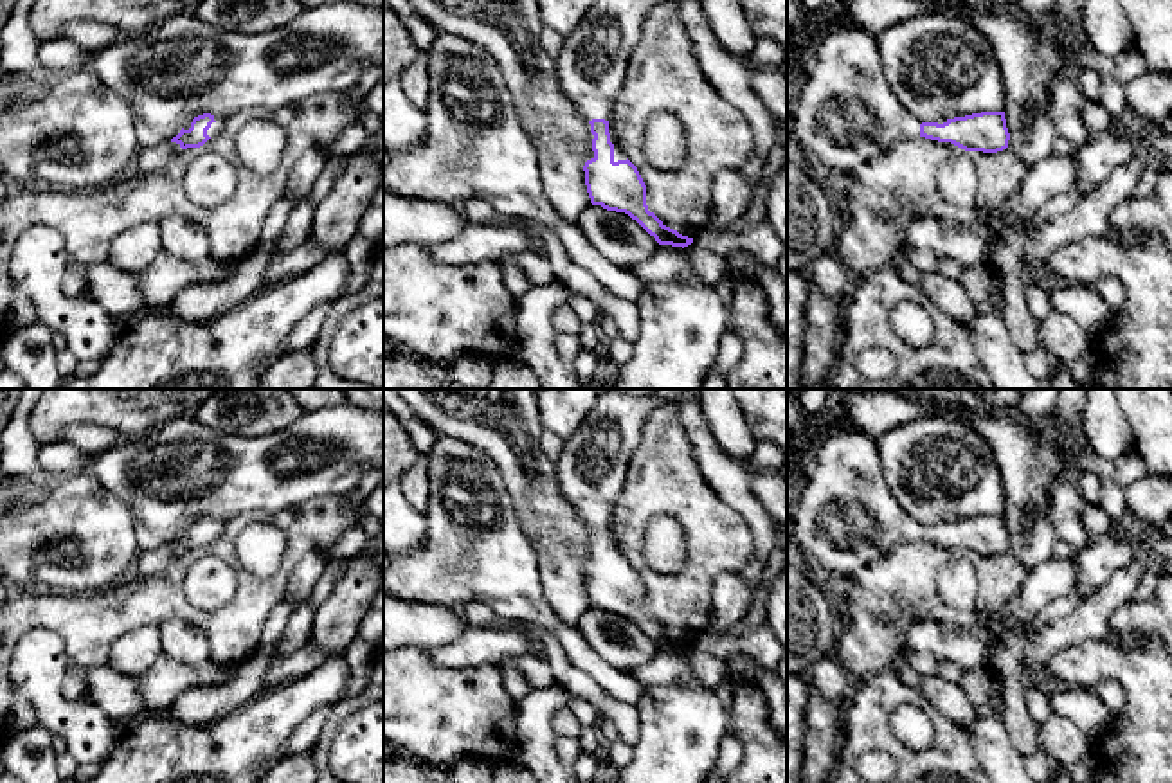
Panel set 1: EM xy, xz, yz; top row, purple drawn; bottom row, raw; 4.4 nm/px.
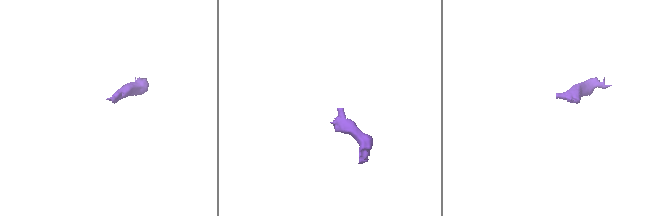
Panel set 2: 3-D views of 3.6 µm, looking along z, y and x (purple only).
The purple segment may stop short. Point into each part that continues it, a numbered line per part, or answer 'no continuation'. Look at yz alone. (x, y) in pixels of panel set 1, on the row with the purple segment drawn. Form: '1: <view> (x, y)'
1: yz (845, 114)

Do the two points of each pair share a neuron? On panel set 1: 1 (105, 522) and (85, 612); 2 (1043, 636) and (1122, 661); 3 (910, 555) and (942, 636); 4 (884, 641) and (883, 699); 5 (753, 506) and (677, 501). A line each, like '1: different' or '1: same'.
1: different
2: different
3: different
4: different
5: different

